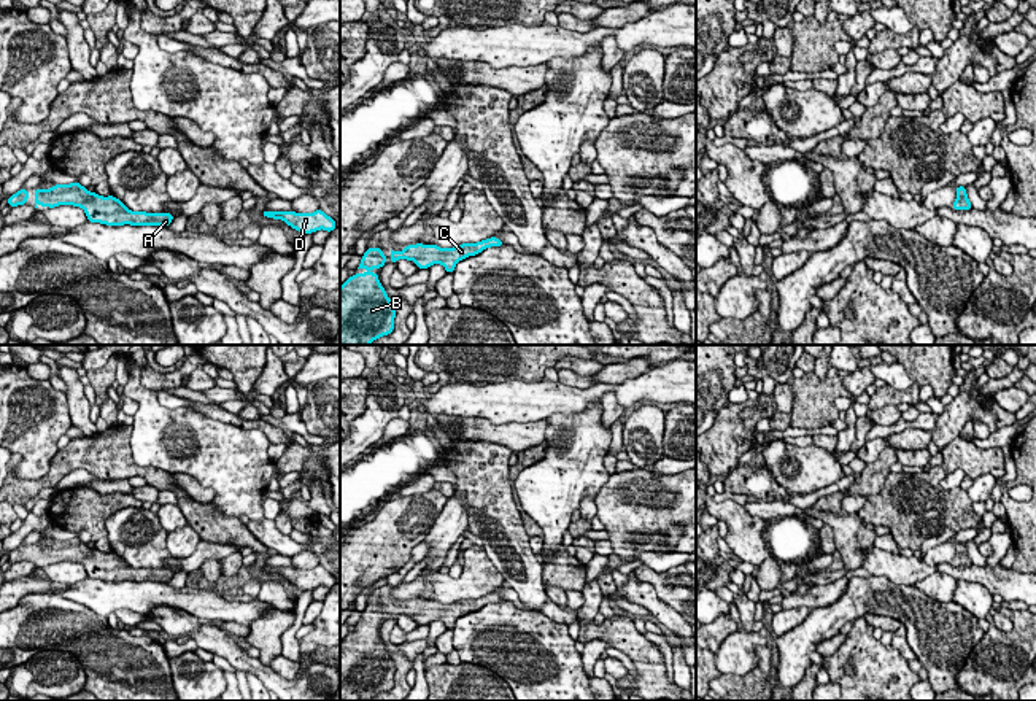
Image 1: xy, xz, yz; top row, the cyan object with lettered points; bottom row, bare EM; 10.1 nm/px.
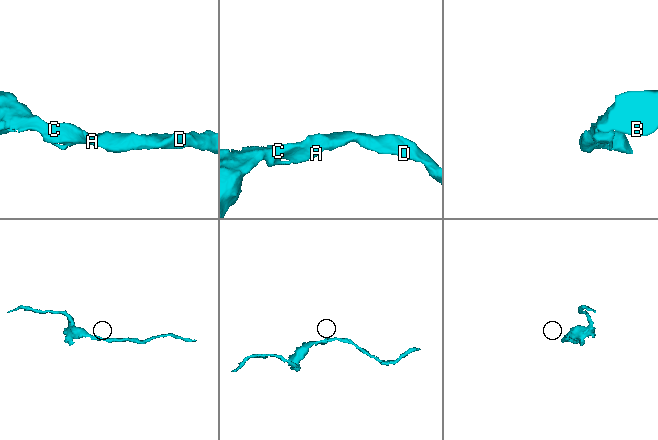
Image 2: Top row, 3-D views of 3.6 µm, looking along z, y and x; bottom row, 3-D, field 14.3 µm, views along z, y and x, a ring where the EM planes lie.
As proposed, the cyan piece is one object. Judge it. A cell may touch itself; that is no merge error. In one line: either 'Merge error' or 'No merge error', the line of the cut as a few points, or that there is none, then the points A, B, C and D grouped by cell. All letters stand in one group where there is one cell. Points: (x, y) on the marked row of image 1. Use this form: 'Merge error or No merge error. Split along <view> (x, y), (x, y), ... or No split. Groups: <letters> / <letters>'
No merge error. No split. Groups: A B C D

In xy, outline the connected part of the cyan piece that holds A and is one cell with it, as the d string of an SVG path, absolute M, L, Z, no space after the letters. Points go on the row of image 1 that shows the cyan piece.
M78 181L70 184L54 184L49 189L35 189L35 208L54 208L59 205L73 205L84 210L89 223L100 223L106 226L170 226L172 213L146 213L132 211L114 196L99 196L89 192Z

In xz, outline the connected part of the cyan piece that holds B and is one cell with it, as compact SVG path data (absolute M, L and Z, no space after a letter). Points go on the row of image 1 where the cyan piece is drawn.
M367 248L356 273L340 286L340 345L369 345L394 331L396 310L378 273L388 258L381 248Z

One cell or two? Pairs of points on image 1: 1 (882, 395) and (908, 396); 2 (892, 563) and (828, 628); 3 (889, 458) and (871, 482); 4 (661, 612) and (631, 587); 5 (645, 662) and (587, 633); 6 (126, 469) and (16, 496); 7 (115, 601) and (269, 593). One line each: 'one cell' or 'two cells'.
1: one cell
2: two cells
3: one cell
4: one cell
5: one cell
6: one cell
7: two cells

